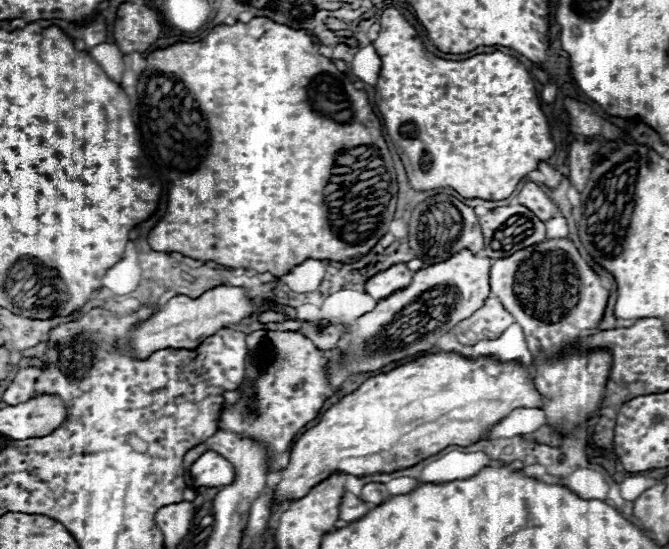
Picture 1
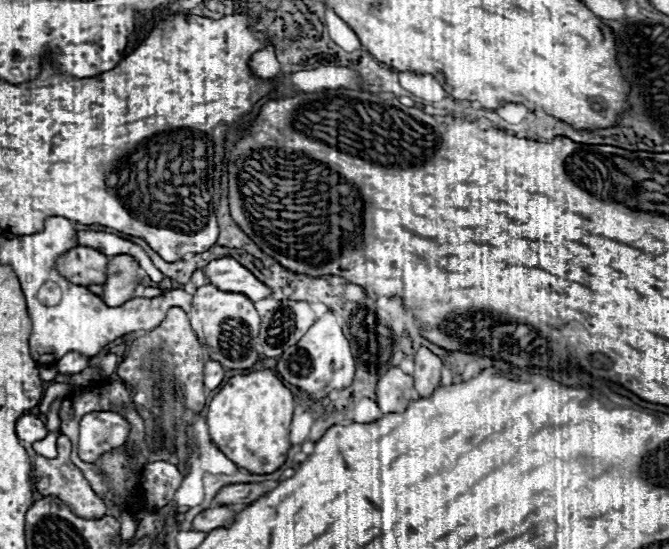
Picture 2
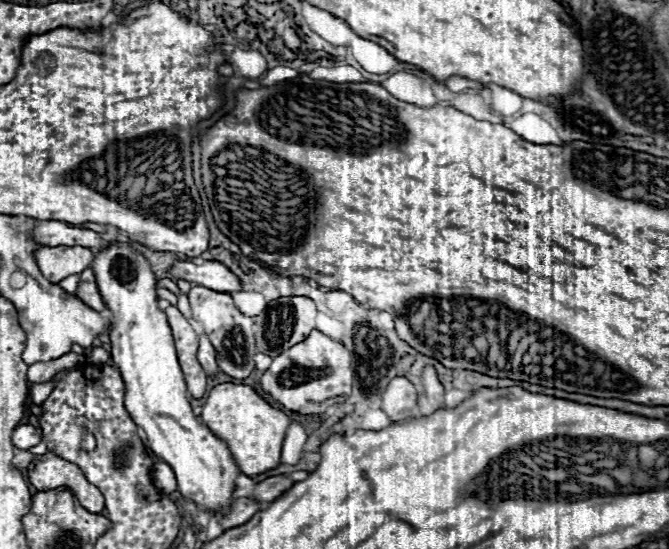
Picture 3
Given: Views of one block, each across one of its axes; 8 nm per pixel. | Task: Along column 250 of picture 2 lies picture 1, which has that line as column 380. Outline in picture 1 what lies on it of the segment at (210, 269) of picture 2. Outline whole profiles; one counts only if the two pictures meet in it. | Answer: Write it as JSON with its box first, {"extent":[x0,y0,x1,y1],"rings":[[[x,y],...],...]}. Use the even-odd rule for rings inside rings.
{"extent":[366,264,414,300],"rings":[[[394,264],[386,272],[380,272],[380,274],[372,276],[366,282],[366,292],[374,300],[384,300],[384,298],[392,296],[392,292],[404,290],[412,282],[412,276],[414,276],[414,272],[408,270],[406,264]]]}

